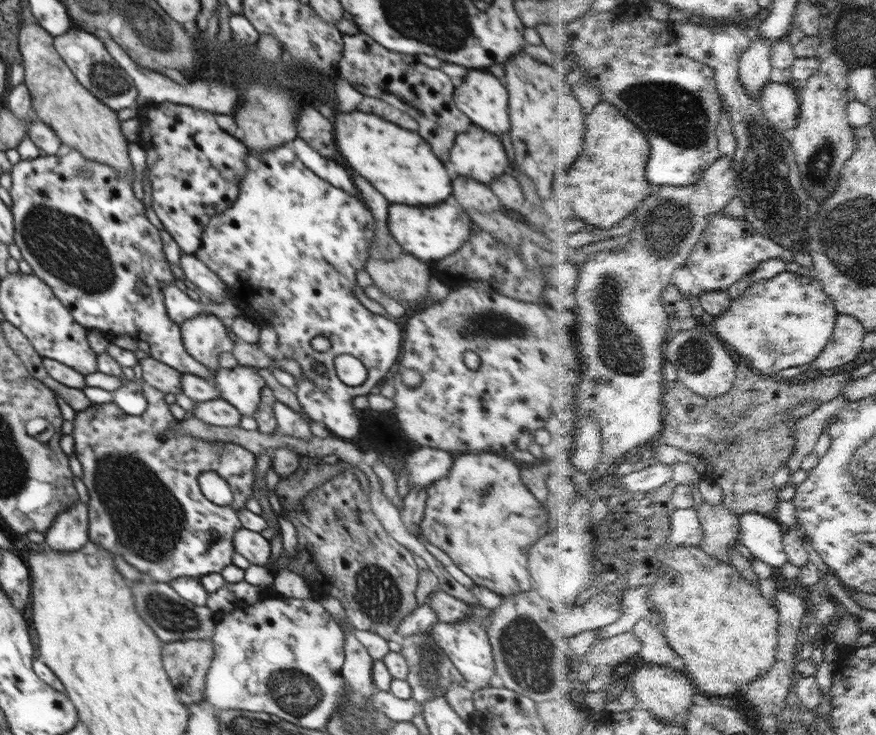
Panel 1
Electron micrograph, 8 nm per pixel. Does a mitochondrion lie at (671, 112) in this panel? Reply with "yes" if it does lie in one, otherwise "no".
yes

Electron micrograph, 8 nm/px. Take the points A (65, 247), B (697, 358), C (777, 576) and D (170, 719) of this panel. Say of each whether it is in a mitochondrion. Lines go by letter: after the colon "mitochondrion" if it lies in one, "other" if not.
A: mitochondrion
B: mitochondrion
C: other
D: other

